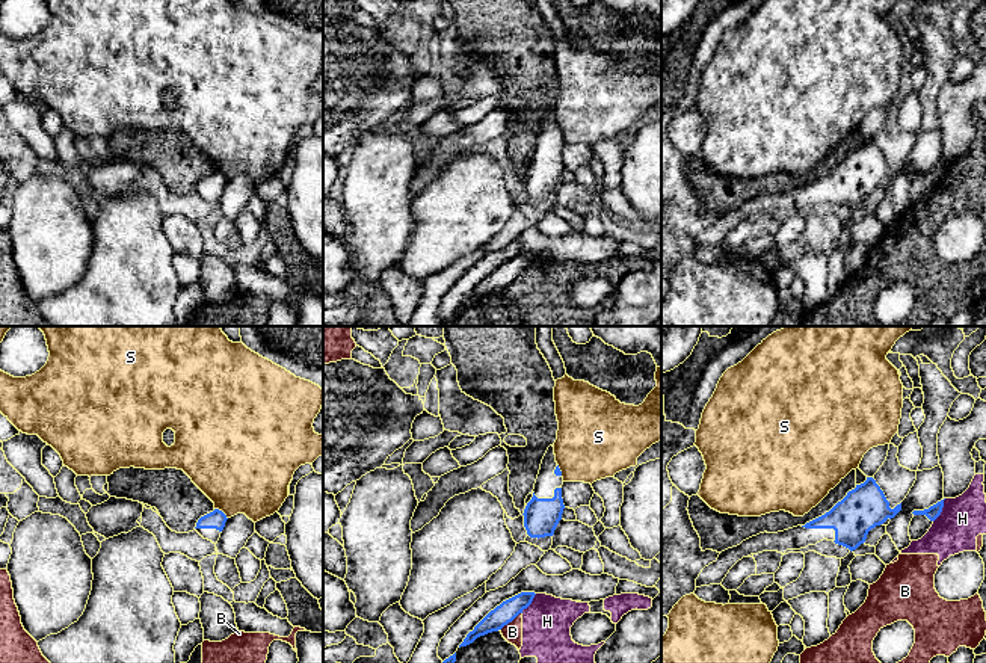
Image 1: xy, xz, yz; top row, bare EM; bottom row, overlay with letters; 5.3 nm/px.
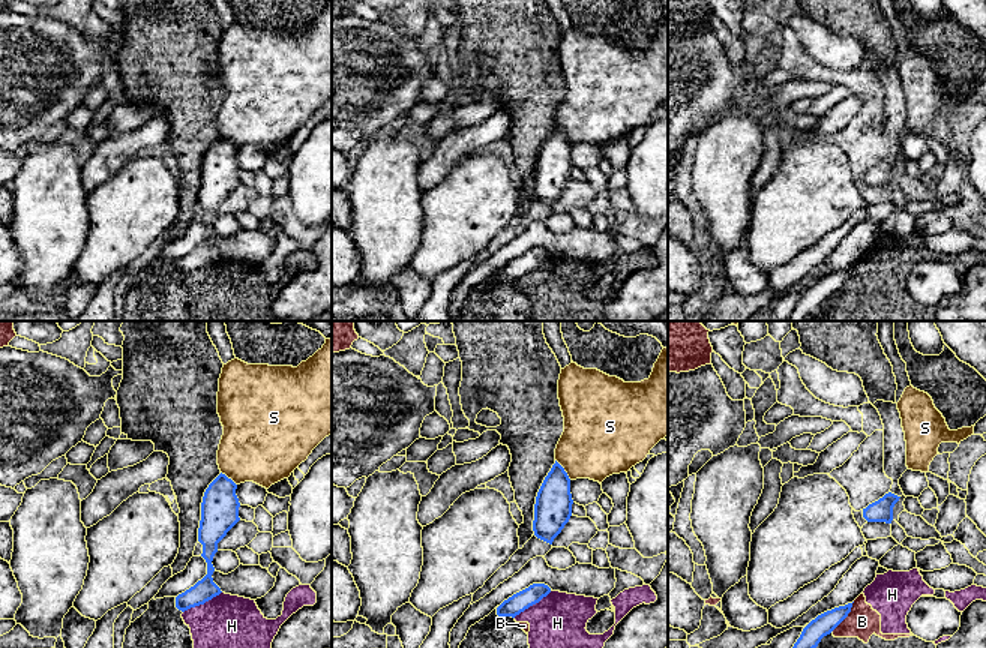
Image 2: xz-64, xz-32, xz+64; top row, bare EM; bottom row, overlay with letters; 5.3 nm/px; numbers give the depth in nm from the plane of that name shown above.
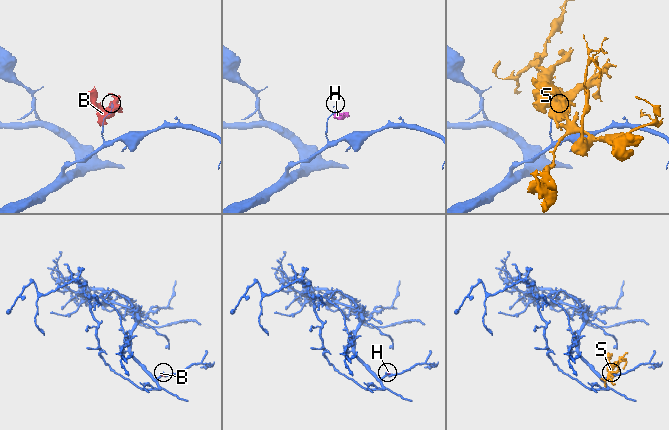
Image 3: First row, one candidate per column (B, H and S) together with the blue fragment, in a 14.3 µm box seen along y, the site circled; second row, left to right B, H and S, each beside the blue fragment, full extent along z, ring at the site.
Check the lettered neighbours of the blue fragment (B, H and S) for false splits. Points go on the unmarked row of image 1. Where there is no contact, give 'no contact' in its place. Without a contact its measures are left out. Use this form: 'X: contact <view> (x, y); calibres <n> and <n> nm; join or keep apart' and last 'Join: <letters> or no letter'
B: contact xz (511, 283); calibres 110 and 100 nm; keep apart
H: contact yz (941, 172); calibres 70 and 240 nm; keep apart
S: contact xy (222, 174); calibres 100 and 460 nm; keep apart
Join: no letter

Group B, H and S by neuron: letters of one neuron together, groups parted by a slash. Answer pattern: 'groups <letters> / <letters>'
groups B H / S

